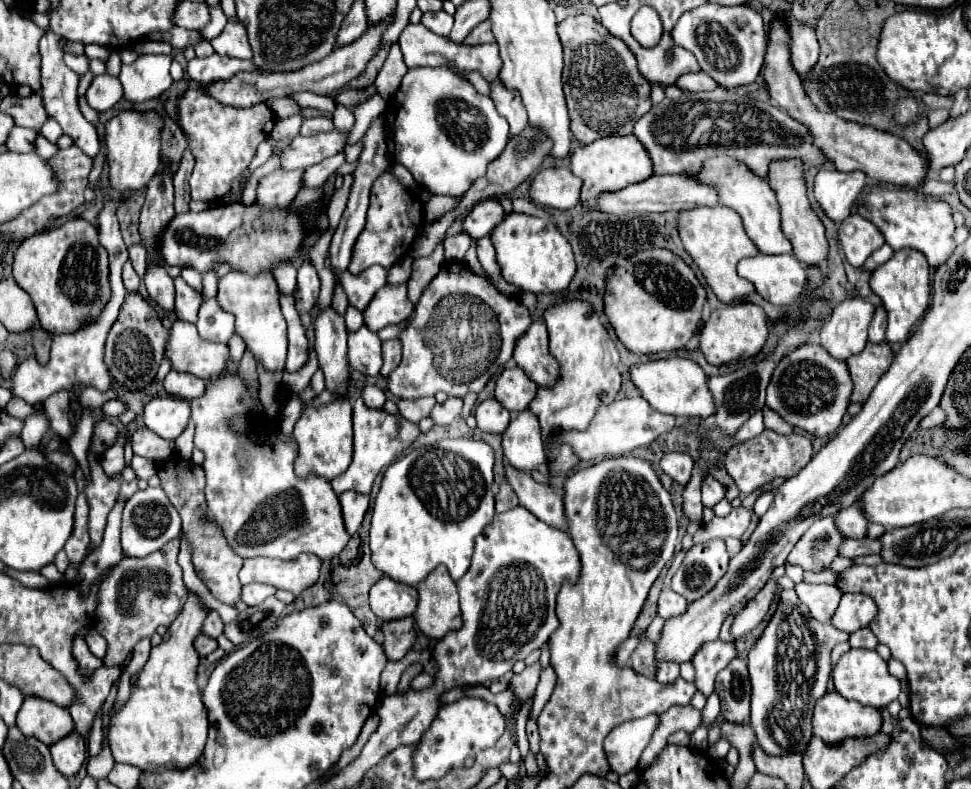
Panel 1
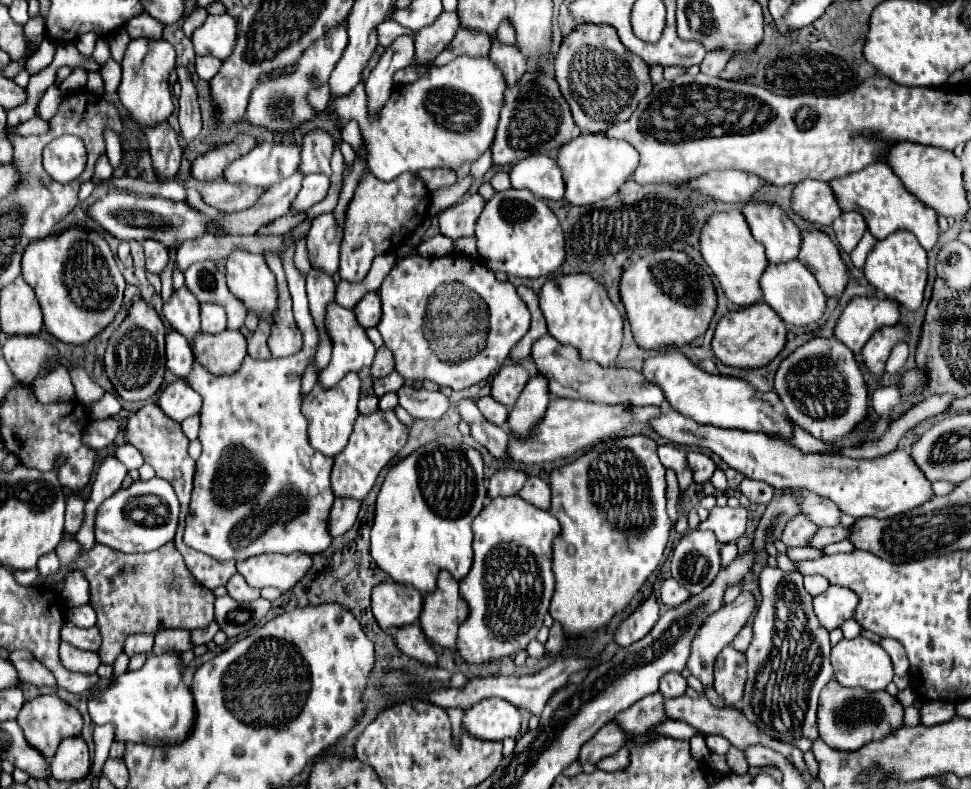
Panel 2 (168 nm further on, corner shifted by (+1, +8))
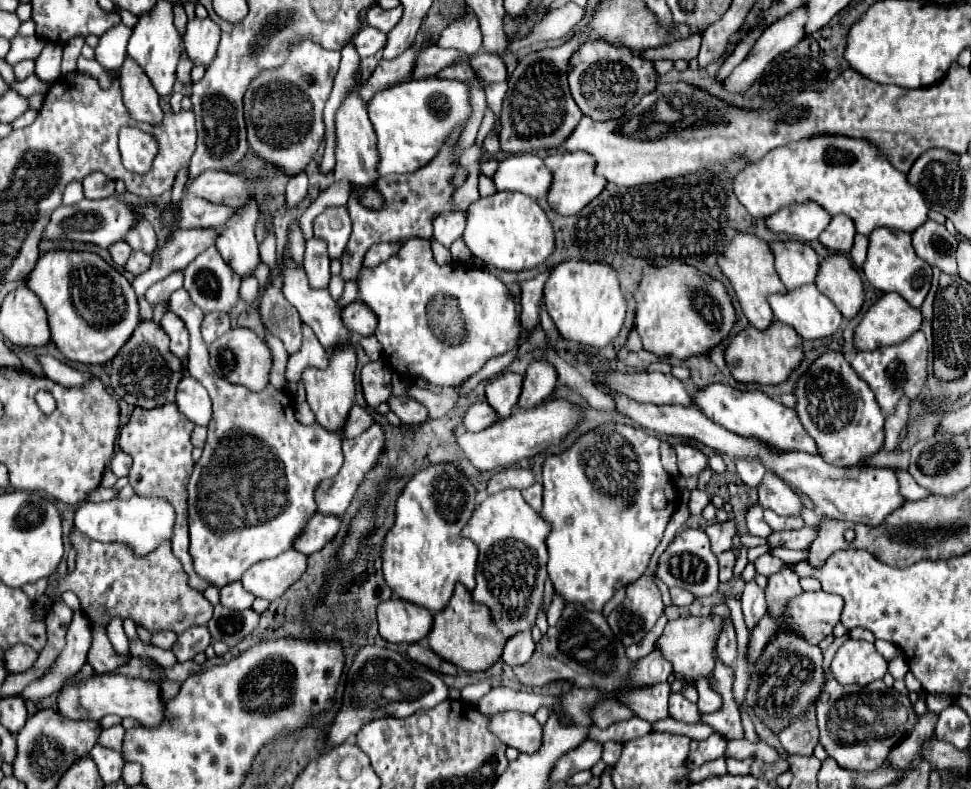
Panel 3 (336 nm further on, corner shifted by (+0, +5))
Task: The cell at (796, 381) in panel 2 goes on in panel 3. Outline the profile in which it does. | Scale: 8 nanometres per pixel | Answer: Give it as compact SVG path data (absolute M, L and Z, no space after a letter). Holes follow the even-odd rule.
M838 351L822 353L796 381L796 413L806 433L816 441L818 453L834 465L858 465L874 455L884 443L884 415L874 393Z

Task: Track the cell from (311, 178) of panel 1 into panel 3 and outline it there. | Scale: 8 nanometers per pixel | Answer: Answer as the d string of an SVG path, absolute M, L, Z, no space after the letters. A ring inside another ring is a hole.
M198 229L198 231L178 231L174 233L166 247L156 253L152 259L152 265L146 273L138 275L132 283L138 297L142 297L150 285L164 279L172 271L184 269L188 263L192 263L206 247L216 243L220 229Z

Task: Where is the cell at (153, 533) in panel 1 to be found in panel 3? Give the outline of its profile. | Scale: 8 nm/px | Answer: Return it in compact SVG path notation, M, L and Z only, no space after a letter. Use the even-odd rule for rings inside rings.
M132 495L130 499L112 499L104 503L86 501L74 517L76 529L80 529L84 535L88 535L94 541L102 543L122 543L134 551L134 555L142 557L148 555L148 551L154 551L160 547L162 541L172 539L176 513L168 499L162 497L142 497Z

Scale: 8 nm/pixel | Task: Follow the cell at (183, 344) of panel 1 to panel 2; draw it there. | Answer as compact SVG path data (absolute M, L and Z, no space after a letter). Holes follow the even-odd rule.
M225 330L221 334L197 334L195 358L213 374L233 374L247 356L247 338L243 332Z

